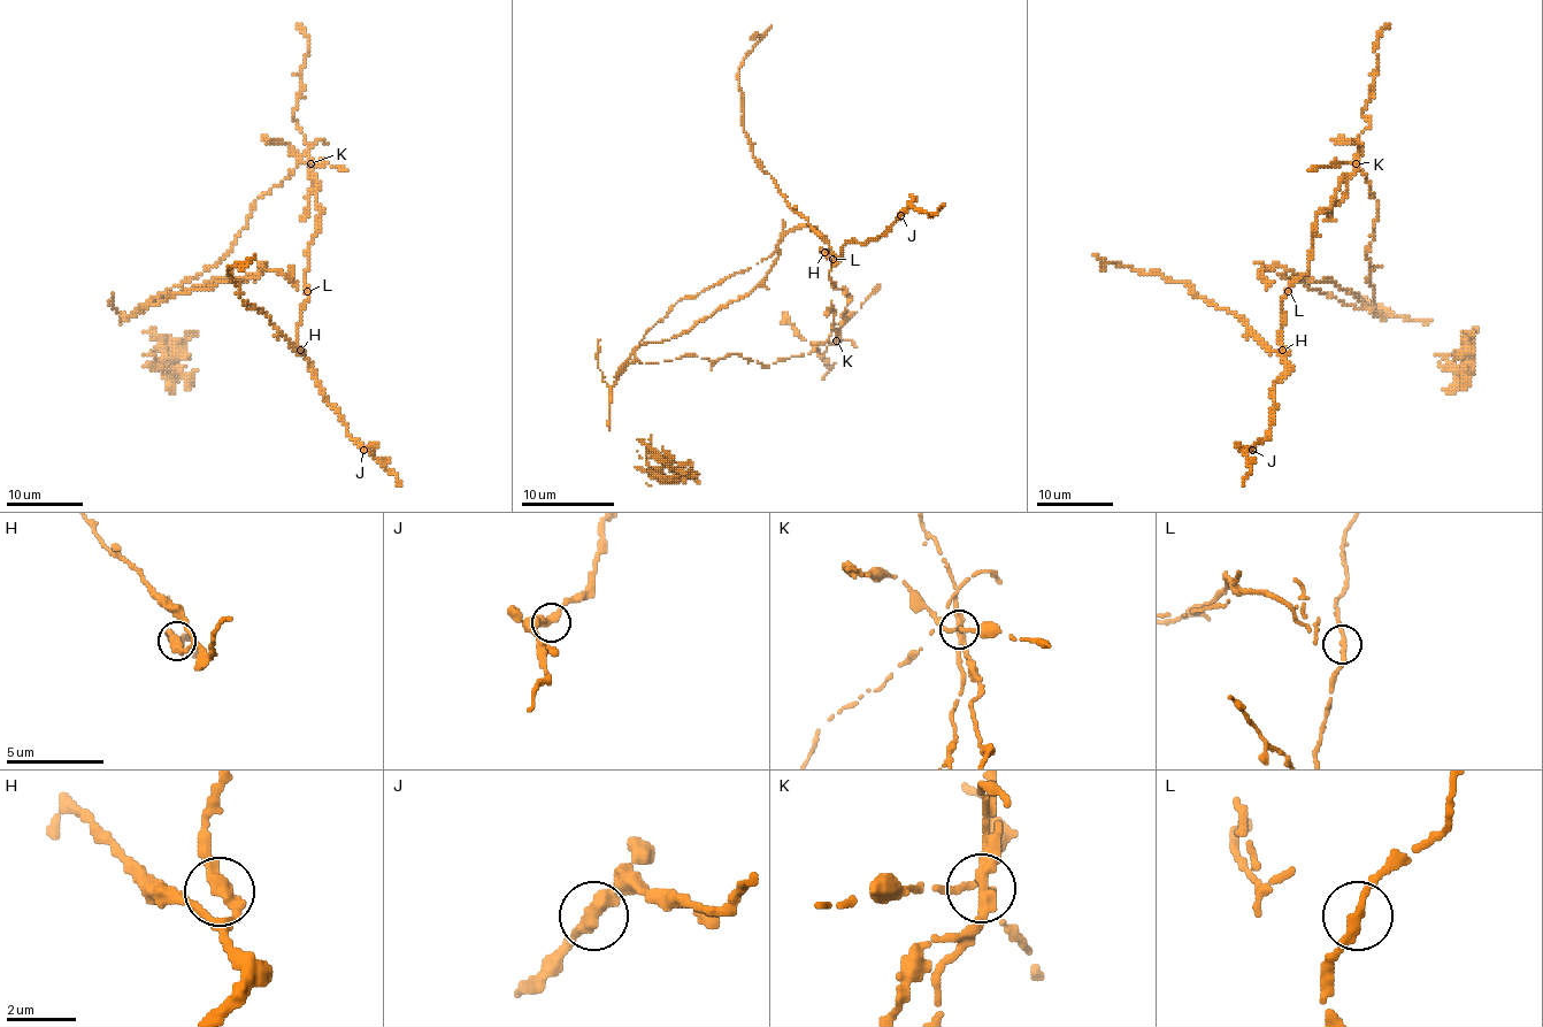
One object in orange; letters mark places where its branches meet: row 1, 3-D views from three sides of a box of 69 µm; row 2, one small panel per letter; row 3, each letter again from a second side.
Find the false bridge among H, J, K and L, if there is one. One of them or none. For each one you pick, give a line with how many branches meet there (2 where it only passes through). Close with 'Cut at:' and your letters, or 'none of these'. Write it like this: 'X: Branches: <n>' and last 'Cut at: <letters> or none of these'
K: Branches: 2
Cut at: K

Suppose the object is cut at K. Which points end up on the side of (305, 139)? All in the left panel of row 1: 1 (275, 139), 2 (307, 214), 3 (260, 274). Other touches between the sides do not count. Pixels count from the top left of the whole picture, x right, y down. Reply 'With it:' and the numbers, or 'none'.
With it: none

